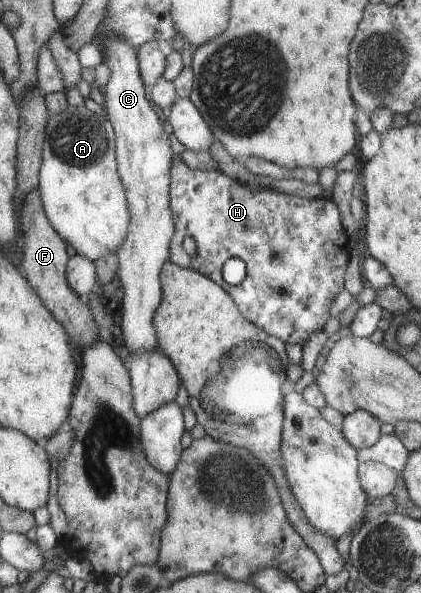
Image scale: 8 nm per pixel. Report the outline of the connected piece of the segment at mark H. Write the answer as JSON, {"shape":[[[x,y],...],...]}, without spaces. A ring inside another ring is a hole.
{"shape":[[[174,155],[170,199],[176,225],[170,255],[173,263],[210,276],[235,301],[243,319],[284,343],[302,347],[302,343],[306,343],[312,334],[323,329],[330,317],[329,308],[334,295],[338,295],[344,288],[348,263],[349,237],[346,237],[340,225],[340,215],[332,201],[322,196],[307,199],[273,190],[254,191],[246,187],[246,184],[230,179],[218,169],[190,169],[181,155]],[[186,237],[194,241],[194,257],[184,251],[182,243]],[[228,258],[238,258],[246,266],[246,275],[238,285],[228,285],[221,277],[224,259]]]}

